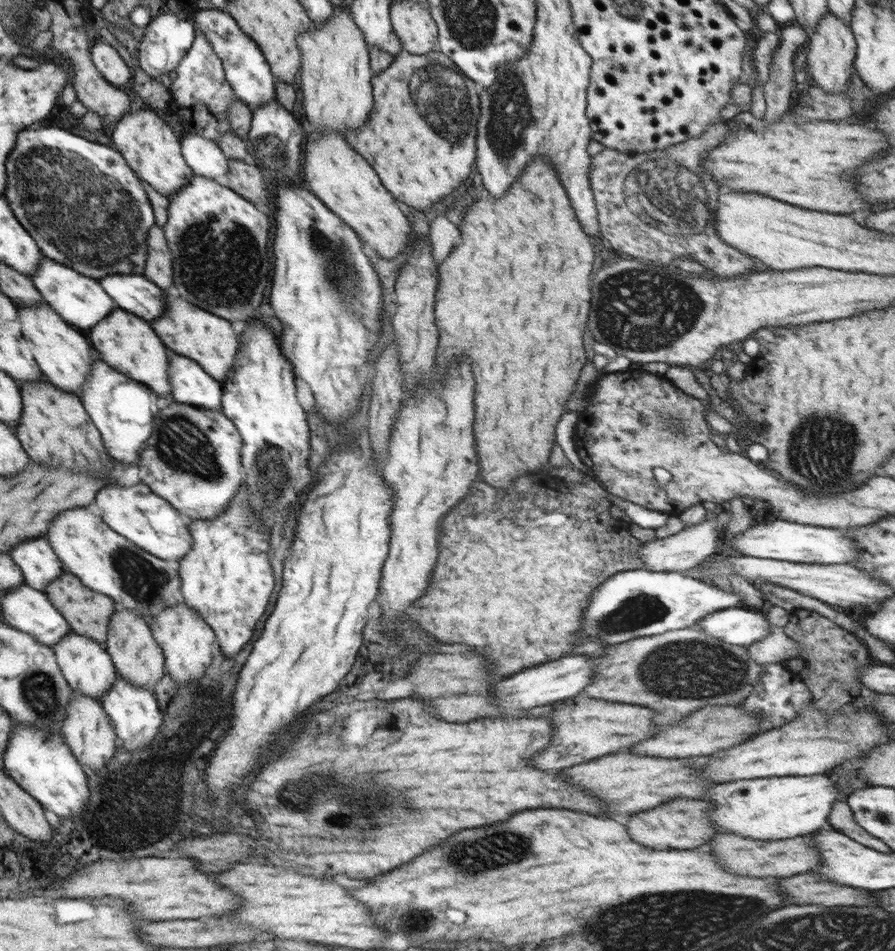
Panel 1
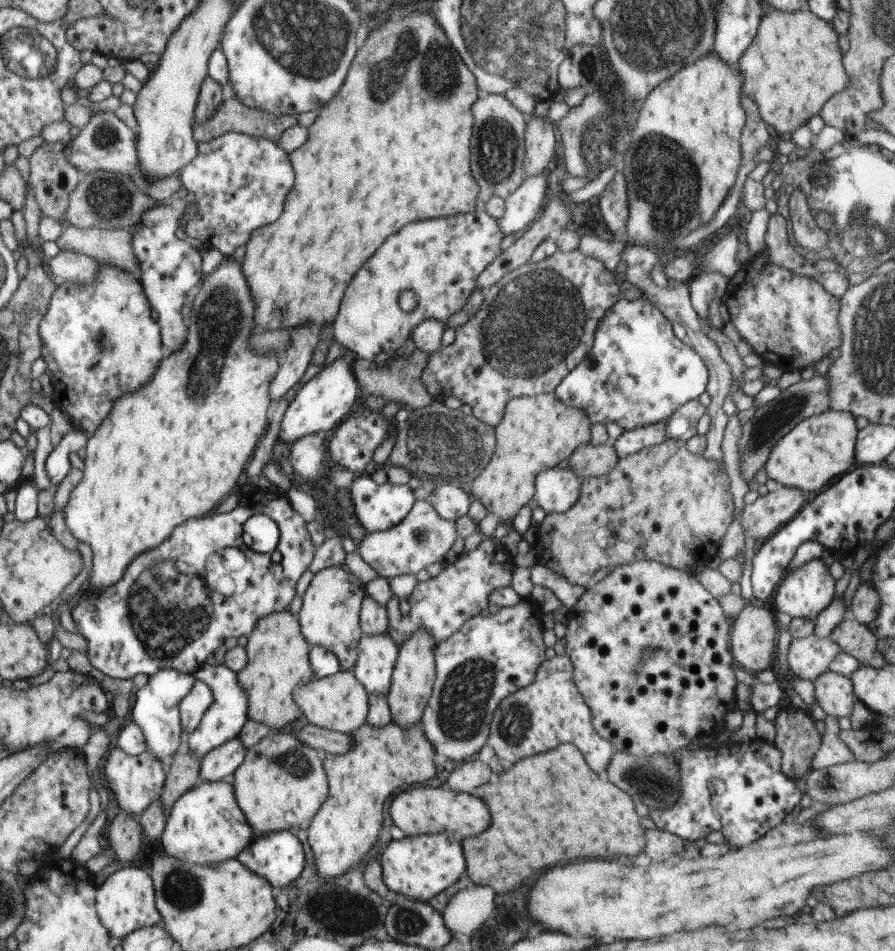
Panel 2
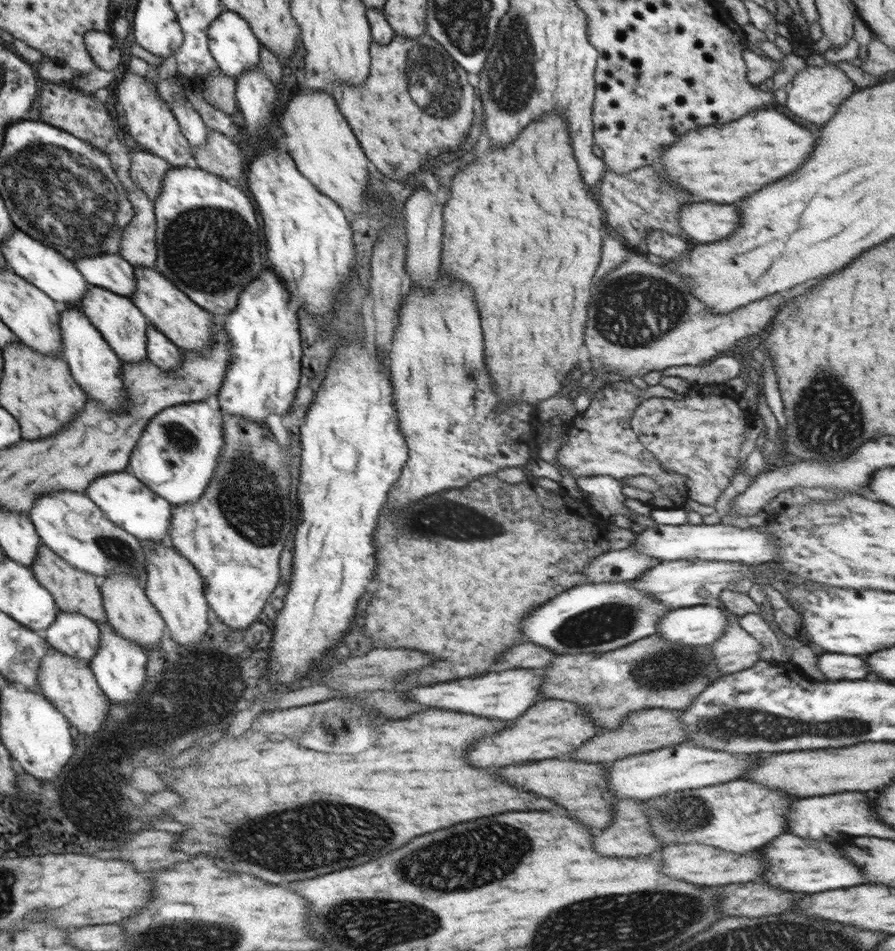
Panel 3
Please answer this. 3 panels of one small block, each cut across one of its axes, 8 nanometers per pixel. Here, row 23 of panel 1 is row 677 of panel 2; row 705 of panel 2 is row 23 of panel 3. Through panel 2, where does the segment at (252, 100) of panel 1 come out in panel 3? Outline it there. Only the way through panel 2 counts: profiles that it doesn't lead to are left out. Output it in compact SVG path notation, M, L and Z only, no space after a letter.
M225 10L212 22L210 28L210 49L219 70L236 80L248 68L259 68L260 46L250 24L235 11Z

